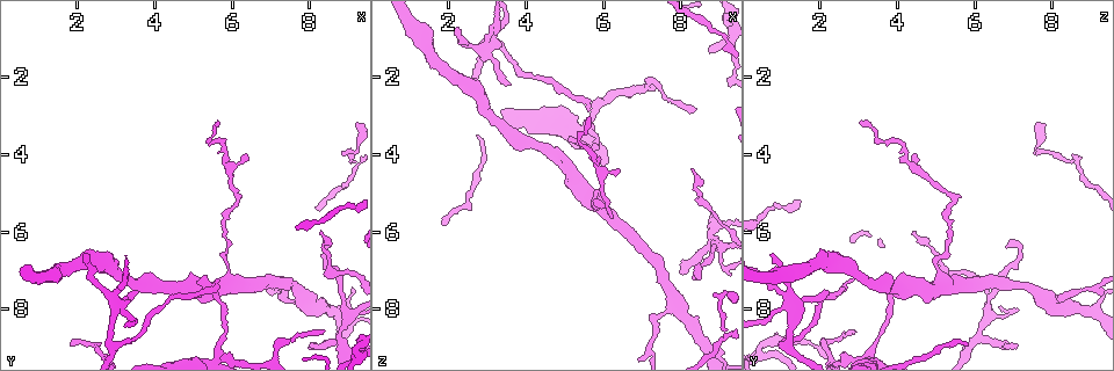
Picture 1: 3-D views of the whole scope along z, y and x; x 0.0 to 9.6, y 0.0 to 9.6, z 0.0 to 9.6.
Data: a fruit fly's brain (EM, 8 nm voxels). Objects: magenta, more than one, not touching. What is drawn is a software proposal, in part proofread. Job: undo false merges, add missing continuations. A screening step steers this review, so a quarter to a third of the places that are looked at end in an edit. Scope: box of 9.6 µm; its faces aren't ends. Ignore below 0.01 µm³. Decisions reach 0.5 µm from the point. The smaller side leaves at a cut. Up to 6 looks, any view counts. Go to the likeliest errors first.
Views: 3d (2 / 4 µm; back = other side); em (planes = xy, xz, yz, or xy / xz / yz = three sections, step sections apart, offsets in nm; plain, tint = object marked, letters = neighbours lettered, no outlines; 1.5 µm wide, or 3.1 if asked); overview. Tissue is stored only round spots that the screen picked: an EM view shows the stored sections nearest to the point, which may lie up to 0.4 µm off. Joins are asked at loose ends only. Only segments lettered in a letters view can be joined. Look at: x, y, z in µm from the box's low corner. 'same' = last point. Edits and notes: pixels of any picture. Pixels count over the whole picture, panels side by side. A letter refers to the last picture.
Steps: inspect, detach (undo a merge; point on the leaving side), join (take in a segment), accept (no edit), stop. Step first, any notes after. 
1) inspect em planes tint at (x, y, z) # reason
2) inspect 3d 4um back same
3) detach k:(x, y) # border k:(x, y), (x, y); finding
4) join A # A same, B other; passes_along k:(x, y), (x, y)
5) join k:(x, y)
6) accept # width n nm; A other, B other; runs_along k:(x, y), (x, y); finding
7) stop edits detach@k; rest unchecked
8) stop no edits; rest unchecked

inspect em planes letters at (9.05, 8.20, 6.40) # sharp bend

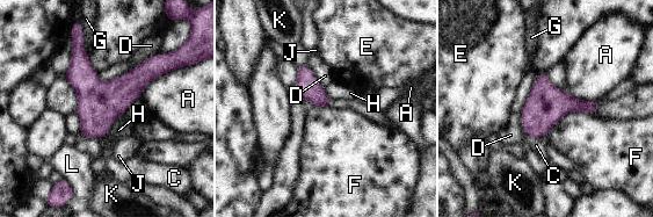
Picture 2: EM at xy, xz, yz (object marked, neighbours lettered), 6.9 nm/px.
accept # A other, C other, D other, E other, F other, G other, H other, J other, K other, L other; border 2:(592, 113), (568, 111), (546, 134); all the same cell

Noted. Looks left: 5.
inspect 3d 4um at (5.65, 9.15, 3.35) # four-way junction

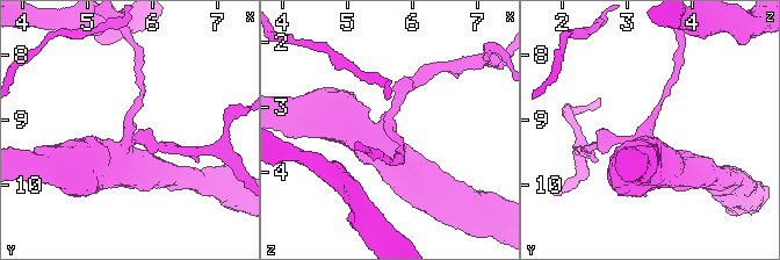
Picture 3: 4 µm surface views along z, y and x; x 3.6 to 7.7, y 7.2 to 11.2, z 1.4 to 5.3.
inspect em xy step 4 tint at (5.60, 9.15, 3.30)

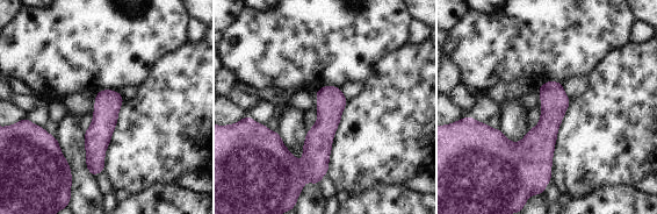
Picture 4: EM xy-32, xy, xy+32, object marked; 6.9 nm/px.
inspect em planes letters same

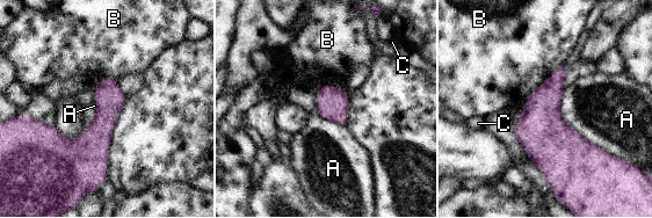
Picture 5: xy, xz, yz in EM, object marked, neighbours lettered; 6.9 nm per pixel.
accept # A other, B other, C other; border 5:(564, 88), (562, 120), (609, 154); all the same cell

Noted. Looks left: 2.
inspect em xz step 4 tint at (1.85, 8.95, 5.80) # tapers out

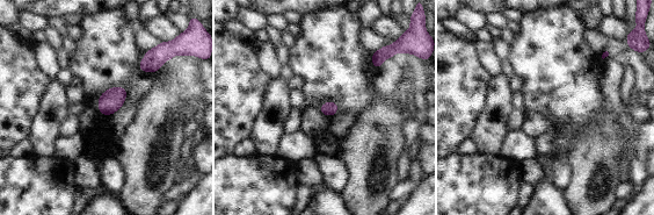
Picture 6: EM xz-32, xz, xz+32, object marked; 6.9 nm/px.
inspect em planes letters same # another direction

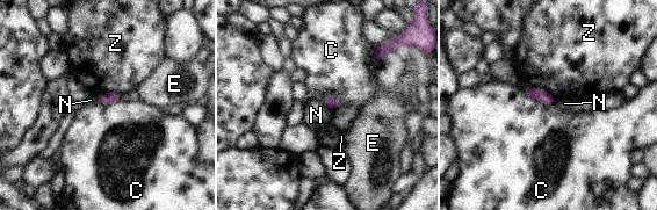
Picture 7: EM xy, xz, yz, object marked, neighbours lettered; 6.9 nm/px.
accept # longest_contact C 260 nm; C other, E other, N other, Z other; no lettered segment goes on from it

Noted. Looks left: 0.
stop no edits; rest unchecked

